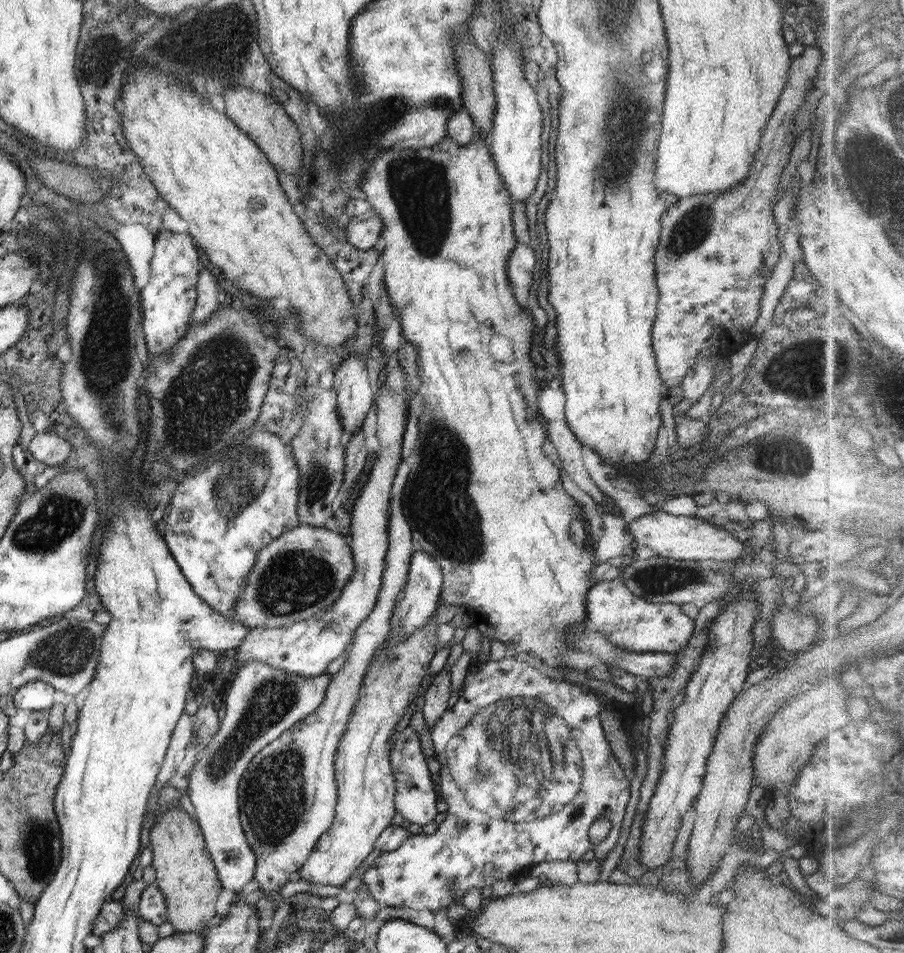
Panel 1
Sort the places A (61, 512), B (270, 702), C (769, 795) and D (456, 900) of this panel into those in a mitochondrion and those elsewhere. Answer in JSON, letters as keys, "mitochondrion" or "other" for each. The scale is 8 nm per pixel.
{"A":"mitochondrion","B":"mitochondrion","C":"other","D":"other"}

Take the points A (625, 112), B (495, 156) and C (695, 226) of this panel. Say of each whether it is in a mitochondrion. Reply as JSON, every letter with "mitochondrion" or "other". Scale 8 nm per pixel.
{"A":"mitochondrion","B":"other","C":"mitochondrion"}

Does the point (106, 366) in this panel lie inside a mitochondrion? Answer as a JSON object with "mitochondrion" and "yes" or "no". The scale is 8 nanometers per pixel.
{"mitochondrion":"yes"}

